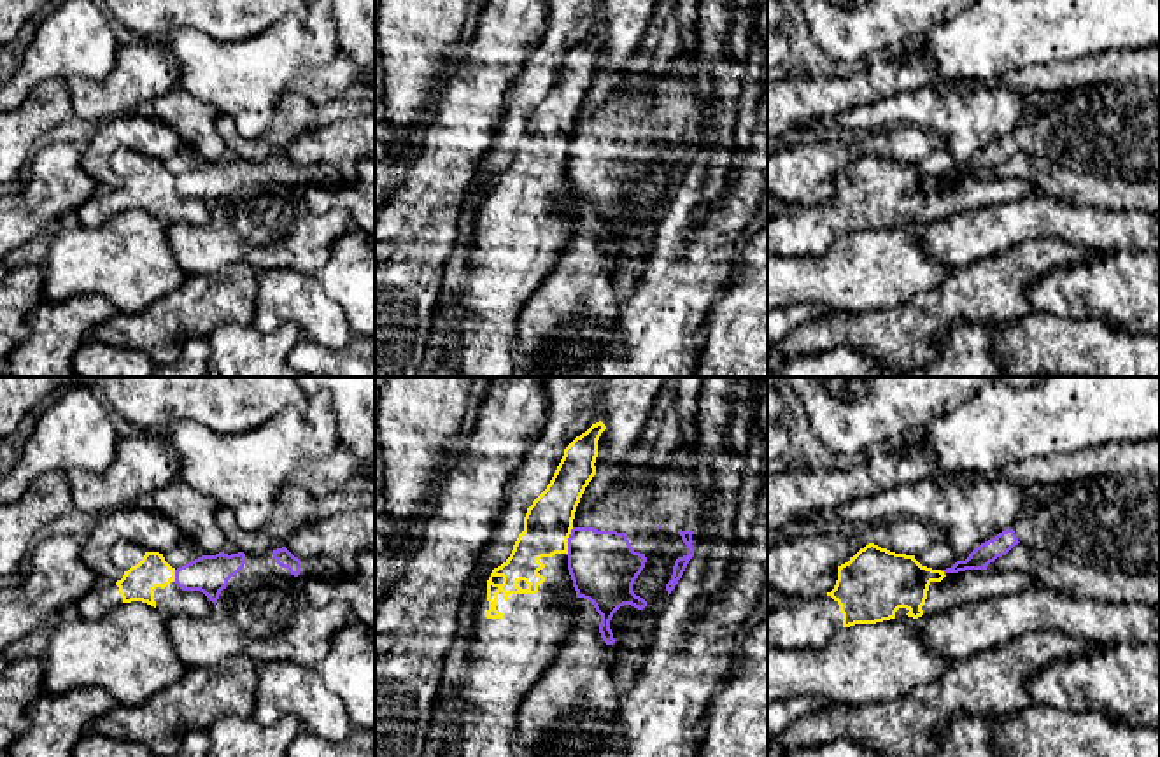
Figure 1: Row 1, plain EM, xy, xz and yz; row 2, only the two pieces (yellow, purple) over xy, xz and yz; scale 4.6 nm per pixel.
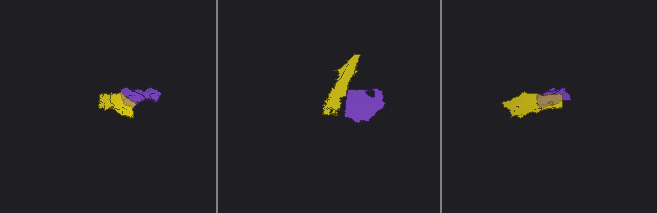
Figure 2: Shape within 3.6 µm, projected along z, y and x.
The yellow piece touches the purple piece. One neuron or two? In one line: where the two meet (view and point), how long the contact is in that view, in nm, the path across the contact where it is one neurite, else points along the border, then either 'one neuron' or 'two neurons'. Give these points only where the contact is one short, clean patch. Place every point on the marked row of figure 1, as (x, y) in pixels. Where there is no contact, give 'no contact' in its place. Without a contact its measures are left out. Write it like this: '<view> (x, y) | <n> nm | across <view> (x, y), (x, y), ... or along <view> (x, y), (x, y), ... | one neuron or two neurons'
xz (566, 542) | 130 nm | along xz (573, 528), (566, 554) | two neurons

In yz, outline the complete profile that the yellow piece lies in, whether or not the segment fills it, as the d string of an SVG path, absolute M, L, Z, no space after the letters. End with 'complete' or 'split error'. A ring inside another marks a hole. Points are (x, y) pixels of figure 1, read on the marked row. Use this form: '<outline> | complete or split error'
M869 543L838 566L838 580L831 592L815 599L796 598L789 605L767 610L767 648L822 648L843 627L876 624L904 613L913 619L936 615L964 603L1015 594L1030 585L1037 585L1032 573L995 570L944 573L922 566L915 555Z | split error

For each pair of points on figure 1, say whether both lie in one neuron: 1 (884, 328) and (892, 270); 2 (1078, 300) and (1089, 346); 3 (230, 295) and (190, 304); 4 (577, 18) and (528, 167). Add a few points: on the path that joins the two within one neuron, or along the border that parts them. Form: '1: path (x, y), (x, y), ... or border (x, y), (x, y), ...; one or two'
1: border (924, 291), (894, 307), (847, 314); two
2: border (1041, 311), (1071, 319), (1103, 319), (1122, 328); two
3: path (219, 298), (200, 304); one
4: border (586, 37), (565, 56), (551, 90), (537, 104); two

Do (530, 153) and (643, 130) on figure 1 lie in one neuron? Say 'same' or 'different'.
different

